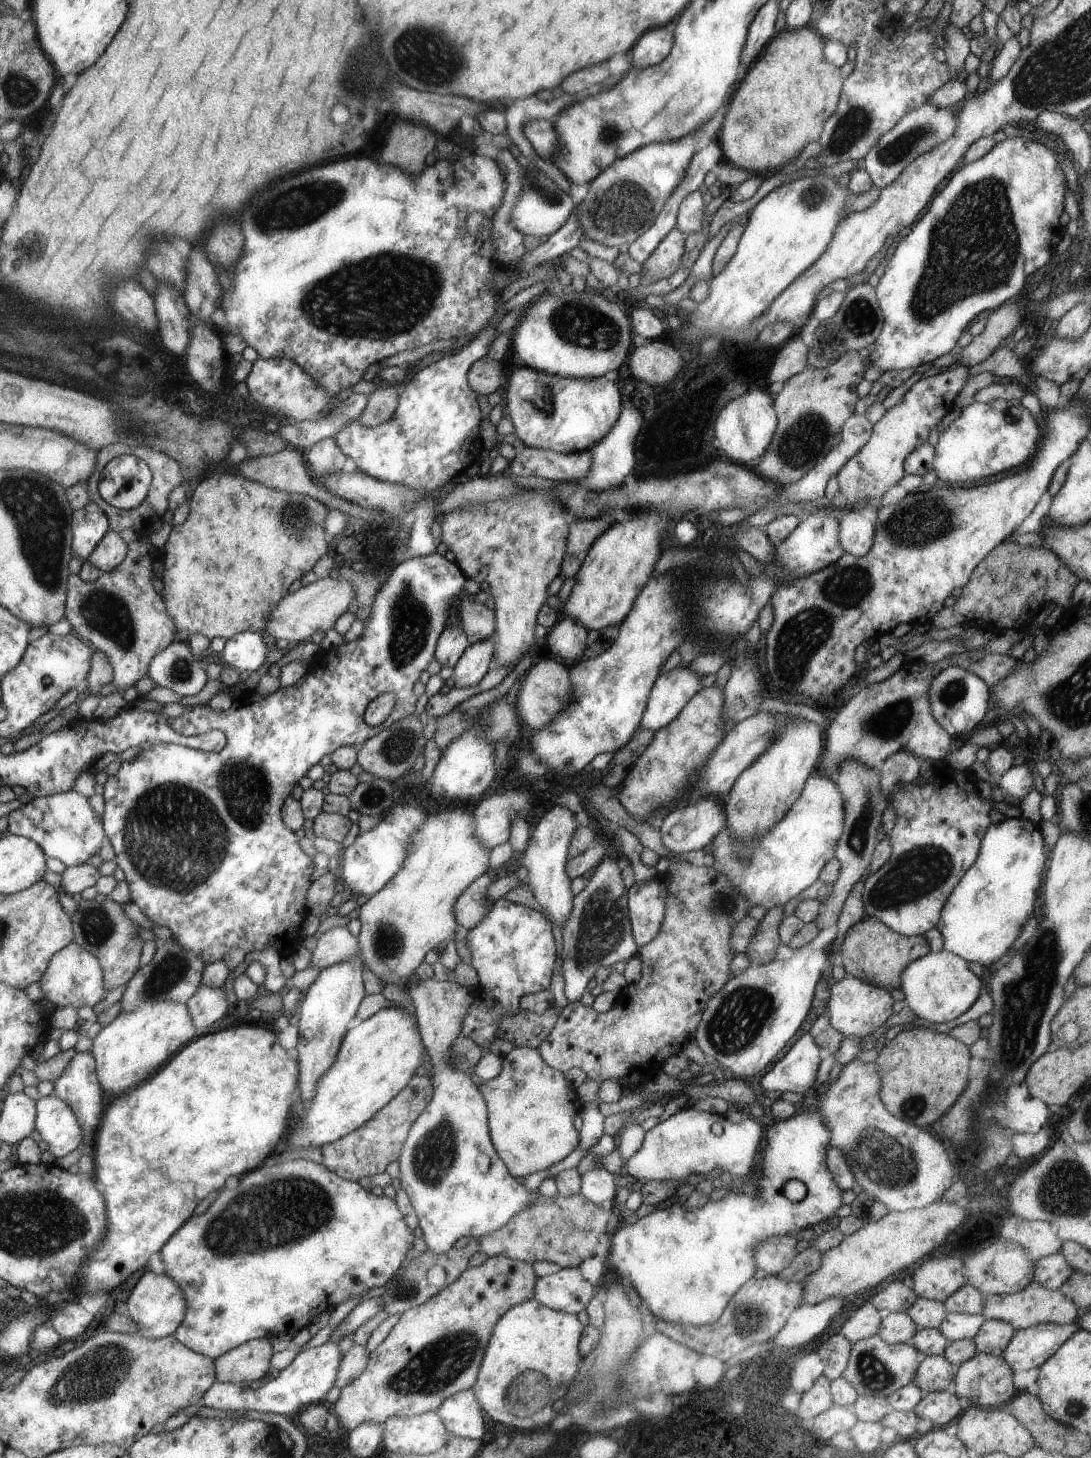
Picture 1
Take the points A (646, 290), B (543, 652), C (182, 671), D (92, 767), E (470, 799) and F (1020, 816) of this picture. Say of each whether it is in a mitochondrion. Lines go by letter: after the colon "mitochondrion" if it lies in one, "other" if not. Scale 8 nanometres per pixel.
A: other
B: other
C: mitochondrion
D: other
E: other
F: other

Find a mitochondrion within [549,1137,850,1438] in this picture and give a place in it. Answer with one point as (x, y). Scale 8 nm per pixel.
(607, 1406)

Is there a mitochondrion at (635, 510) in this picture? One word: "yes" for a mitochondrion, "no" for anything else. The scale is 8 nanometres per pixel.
no

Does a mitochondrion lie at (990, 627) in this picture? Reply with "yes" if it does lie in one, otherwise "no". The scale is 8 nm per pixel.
no

